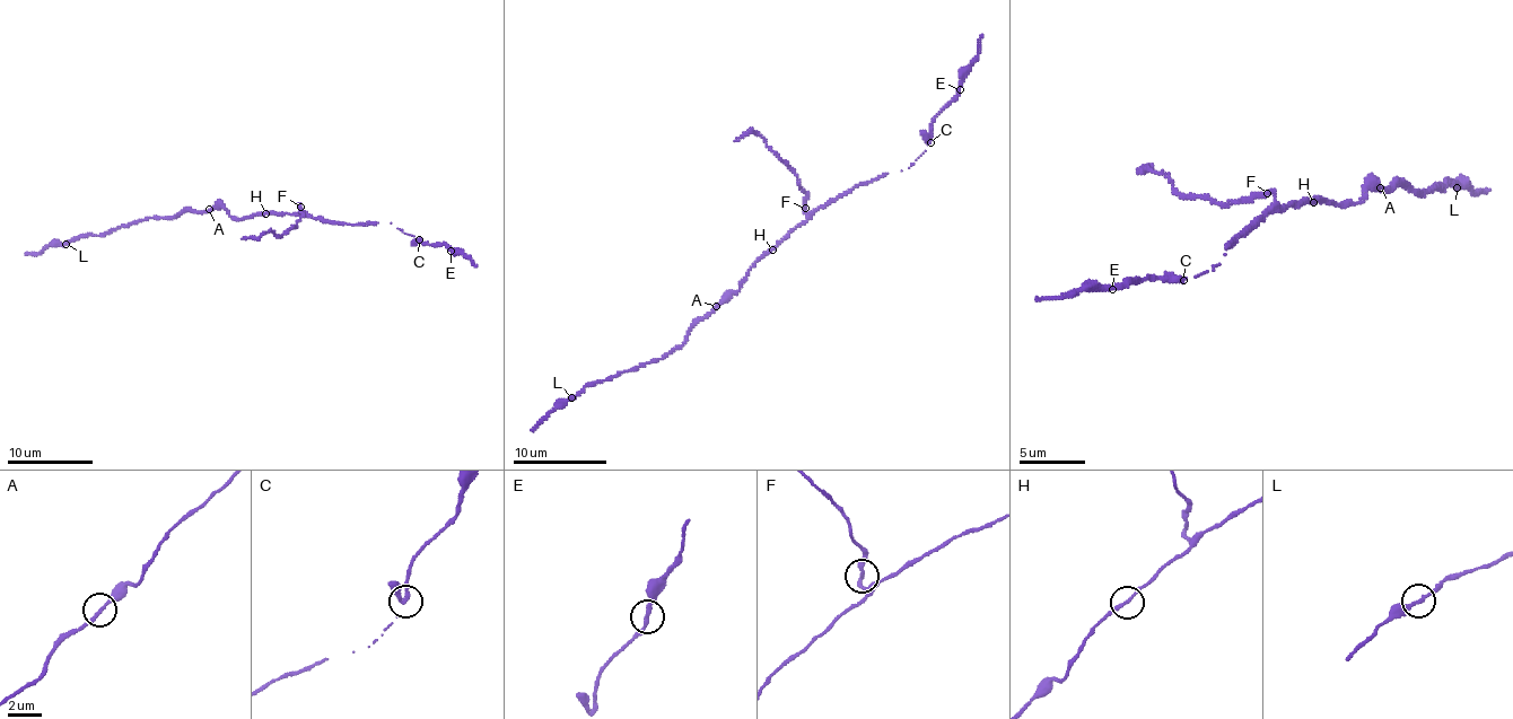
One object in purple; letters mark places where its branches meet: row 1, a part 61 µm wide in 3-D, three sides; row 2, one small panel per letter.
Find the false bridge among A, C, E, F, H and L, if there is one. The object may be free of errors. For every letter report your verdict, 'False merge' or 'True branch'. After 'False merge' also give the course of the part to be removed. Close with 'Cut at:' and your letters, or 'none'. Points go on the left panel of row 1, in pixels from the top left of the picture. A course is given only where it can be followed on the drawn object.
A: True branch
C: True branch
E: True branch
F: False merge. Course of the part to remove: (300, 207), (303, 215), (296, 228), (278, 236), (269, 230), (252, 238), (242, 238)
H: True branch
L: True branch
Cut at: F

